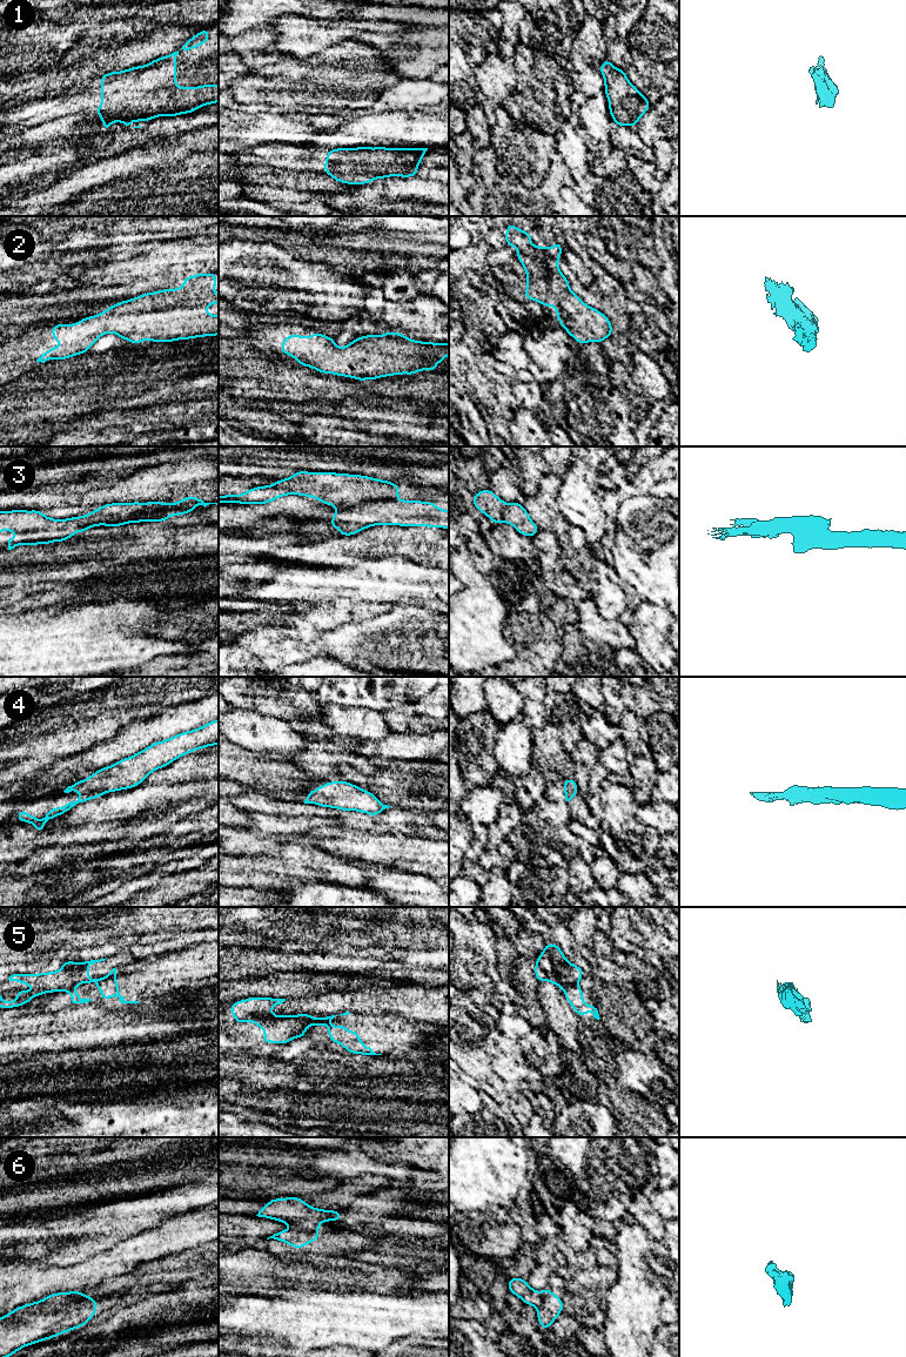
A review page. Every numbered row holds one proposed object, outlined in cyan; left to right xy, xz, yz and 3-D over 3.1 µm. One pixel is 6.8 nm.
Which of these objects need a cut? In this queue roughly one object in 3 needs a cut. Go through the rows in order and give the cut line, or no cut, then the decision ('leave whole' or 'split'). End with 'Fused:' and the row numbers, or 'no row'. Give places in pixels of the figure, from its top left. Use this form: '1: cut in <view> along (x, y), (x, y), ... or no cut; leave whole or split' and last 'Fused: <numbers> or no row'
1: no cut; leave whole
2: no cut; leave whole
3: cut in xy along (167, 503), (160, 508), (145, 508), (132, 518); split
4: no cut; leave whole
5: cut in yz along (577, 983), (563, 988); split
6: cut in xz along (294, 1228), (315, 1230); split
Fused: 3, 5, 6

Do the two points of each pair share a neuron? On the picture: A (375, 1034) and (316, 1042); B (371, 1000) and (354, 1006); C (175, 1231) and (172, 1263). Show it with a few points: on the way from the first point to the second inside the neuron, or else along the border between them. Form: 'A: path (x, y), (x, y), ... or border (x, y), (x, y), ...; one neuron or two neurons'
A: path (361, 1034), (330, 1034); one neuron
B: path (367, 1000), (358, 1001); one neuron
C: border (180, 1253), (146, 1261); two neurons

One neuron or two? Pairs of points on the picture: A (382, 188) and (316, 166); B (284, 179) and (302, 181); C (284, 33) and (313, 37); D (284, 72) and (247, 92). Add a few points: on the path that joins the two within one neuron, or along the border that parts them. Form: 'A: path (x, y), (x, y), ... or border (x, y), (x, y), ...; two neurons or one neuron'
A: border (394, 176), (375, 177), (369, 182), (349, 185); two neurons
B: path (289, 179), (297, 180); one neuron
C: path (292, 33), (294, 35), (306, 35); one neuron
D: path (276, 78), (272, 81), (256, 84); one neuron

